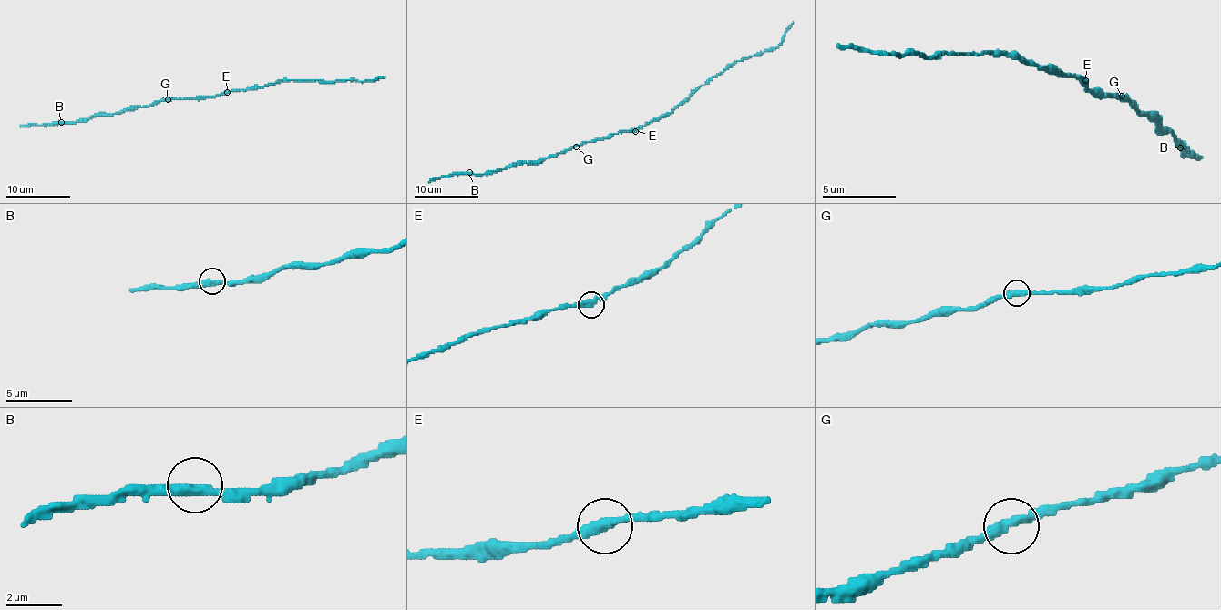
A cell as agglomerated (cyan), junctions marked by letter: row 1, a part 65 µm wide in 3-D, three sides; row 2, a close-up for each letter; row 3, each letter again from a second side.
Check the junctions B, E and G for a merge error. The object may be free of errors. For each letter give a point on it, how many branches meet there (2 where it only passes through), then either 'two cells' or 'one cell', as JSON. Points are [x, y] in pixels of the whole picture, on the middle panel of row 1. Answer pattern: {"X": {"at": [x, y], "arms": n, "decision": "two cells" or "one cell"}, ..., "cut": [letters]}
{"B": {"at": [469, 172], "arms": 2, "decision": "one cell"}, "E": {"at": [635, 131], "arms": 2, "decision": "one cell"}, "G": {"at": [576, 147], "arms": 2, "decision": "one cell"}, "cut": []}

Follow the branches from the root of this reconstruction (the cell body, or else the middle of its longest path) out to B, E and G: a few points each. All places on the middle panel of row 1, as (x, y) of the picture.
B: (624, 132), (582, 142), (537, 161), (509, 164), (485, 174), (469, 172)
E: (624, 132), (636, 130)
G: (624, 132), (582, 142), (576, 147)

